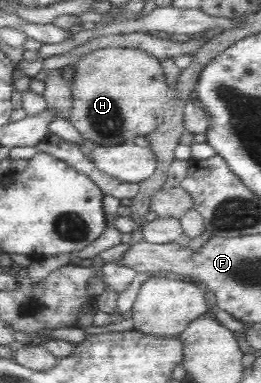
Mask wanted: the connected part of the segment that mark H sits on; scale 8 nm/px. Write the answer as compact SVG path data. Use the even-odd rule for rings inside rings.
M132 47L98 48L86 53L73 66L73 103L68 122L88 145L123 145L154 133L158 117L165 115L171 91L160 63L158 58Z

